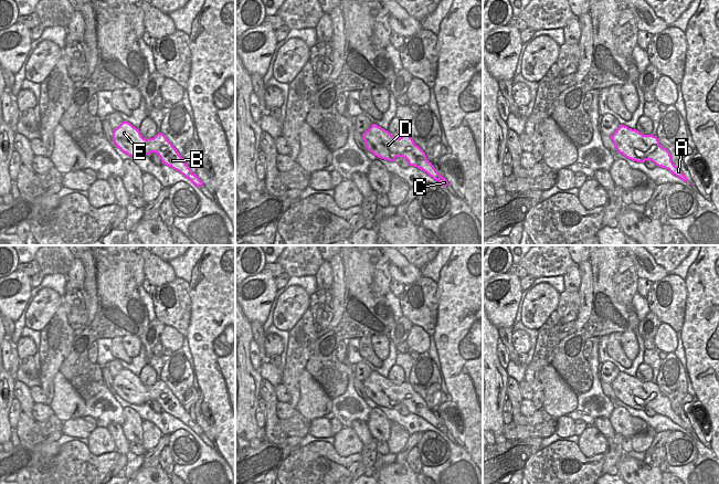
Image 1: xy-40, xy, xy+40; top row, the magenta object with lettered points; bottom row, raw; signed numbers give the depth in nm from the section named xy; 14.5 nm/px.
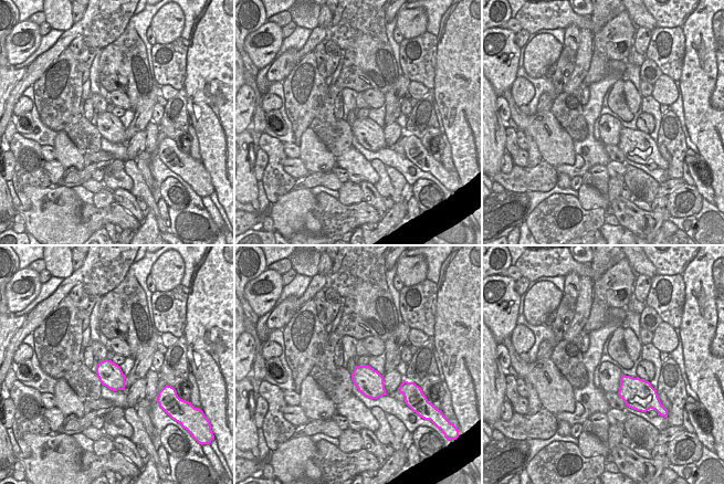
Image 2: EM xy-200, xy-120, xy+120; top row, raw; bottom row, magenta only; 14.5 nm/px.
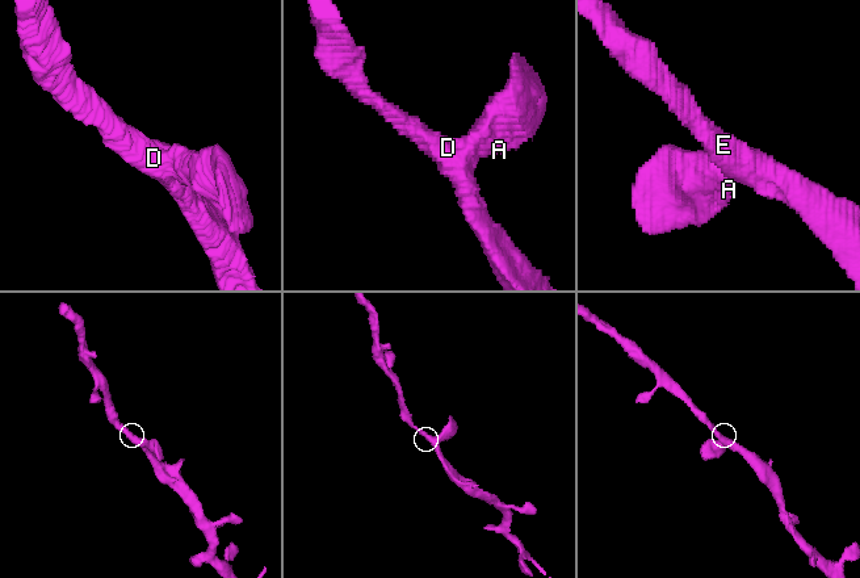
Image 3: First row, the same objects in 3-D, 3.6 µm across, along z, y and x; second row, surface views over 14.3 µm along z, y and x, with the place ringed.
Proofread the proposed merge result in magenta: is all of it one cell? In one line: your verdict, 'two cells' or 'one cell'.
one cell

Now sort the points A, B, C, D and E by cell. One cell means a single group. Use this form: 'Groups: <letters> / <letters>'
Groups: A B C D E

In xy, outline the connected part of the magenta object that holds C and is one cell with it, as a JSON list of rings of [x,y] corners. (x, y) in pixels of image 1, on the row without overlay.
[[[372,371],[362,381],[362,385],[367,397],[378,406],[394,409],[396,404],[403,404],[410,413],[423,418],[445,434],[448,432],[447,428],[427,408],[425,400],[414,391],[410,382],[403,382],[396,386],[377,371]]]

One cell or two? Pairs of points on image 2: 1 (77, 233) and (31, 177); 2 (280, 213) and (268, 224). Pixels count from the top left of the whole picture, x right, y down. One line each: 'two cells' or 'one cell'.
1: two cells
2: two cells

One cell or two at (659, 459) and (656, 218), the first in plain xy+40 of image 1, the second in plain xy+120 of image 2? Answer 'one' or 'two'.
two

